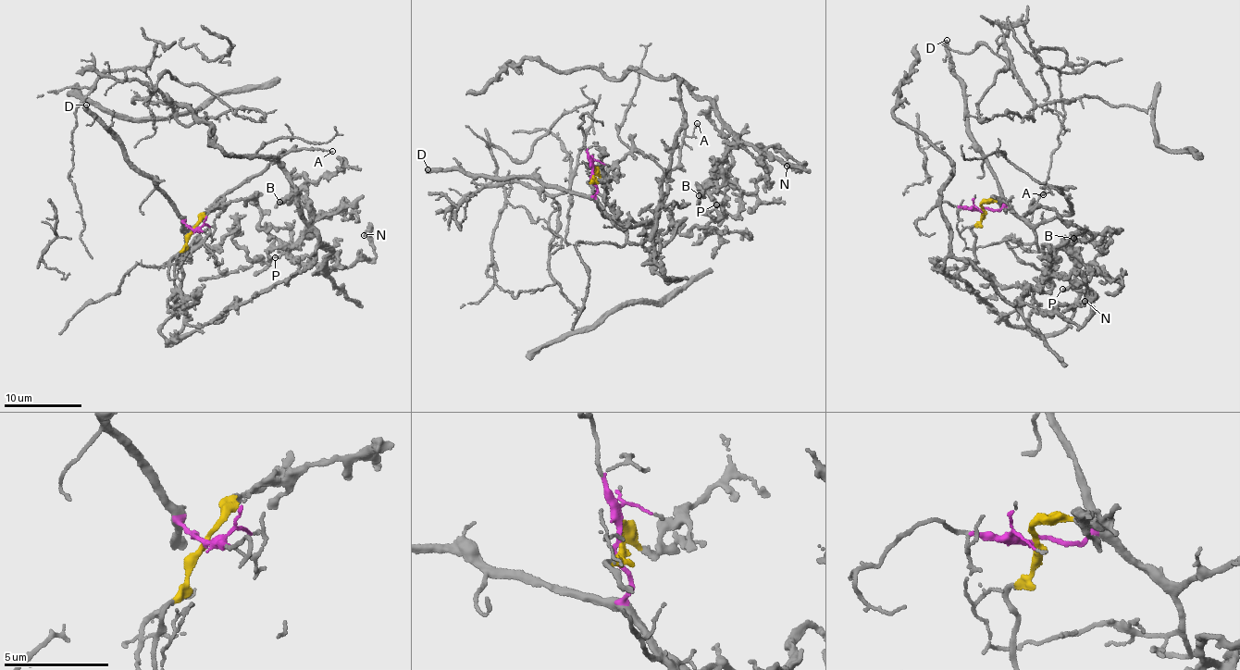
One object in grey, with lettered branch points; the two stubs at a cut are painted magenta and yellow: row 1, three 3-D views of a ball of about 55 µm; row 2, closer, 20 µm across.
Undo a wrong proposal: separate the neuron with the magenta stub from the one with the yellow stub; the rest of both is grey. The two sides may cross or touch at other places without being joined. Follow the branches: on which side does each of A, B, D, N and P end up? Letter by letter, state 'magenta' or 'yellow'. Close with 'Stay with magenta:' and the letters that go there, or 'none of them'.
A: magenta
B: yellow
D: magenta
N: yellow
P: yellow
Stay with magenta: A, D

